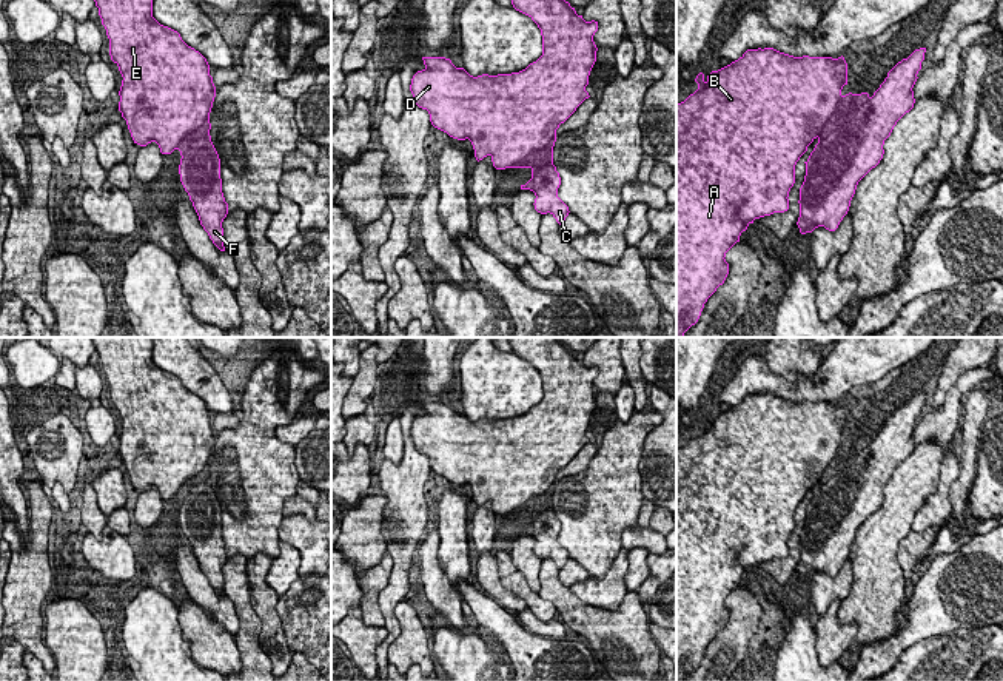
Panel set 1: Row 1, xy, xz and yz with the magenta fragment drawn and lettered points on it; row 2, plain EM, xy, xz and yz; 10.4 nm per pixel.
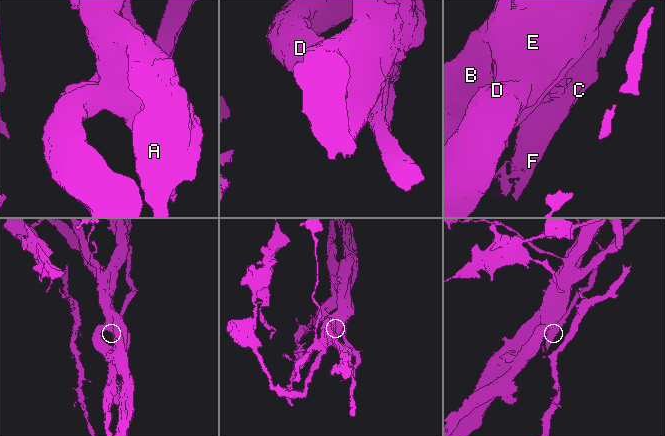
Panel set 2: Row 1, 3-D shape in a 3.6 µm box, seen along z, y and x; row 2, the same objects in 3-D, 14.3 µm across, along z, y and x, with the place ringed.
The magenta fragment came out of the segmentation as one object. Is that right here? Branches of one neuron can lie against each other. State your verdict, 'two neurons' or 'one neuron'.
two neurons

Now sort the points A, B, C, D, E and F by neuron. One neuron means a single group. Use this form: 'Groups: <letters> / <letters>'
Groups: A B D E / C F

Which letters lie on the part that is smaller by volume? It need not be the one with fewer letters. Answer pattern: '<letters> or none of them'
C, F

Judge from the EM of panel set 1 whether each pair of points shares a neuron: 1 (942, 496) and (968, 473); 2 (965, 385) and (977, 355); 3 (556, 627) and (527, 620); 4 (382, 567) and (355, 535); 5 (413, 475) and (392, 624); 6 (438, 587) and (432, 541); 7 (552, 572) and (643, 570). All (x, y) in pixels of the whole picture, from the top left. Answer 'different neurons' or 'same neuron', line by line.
1: different neurons
2: different neurons
3: same neuron
4: different neurons
5: same neuron
6: same neuron
7: different neurons

